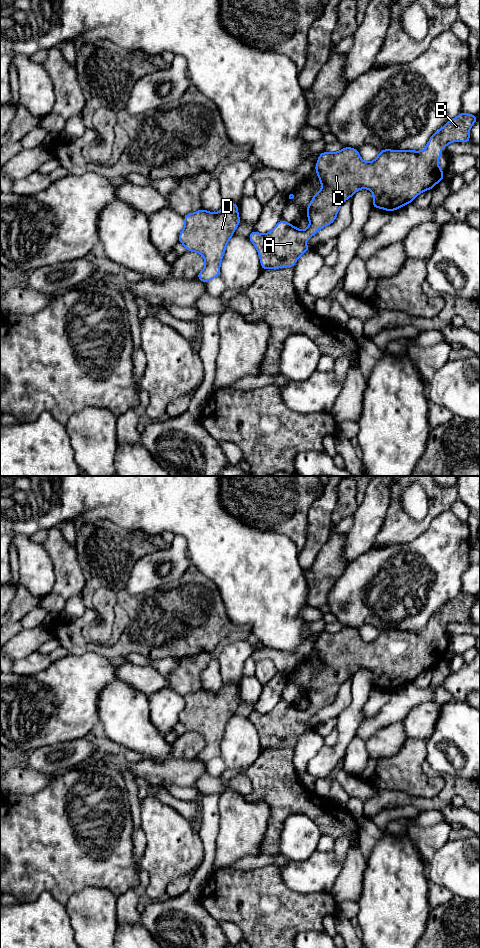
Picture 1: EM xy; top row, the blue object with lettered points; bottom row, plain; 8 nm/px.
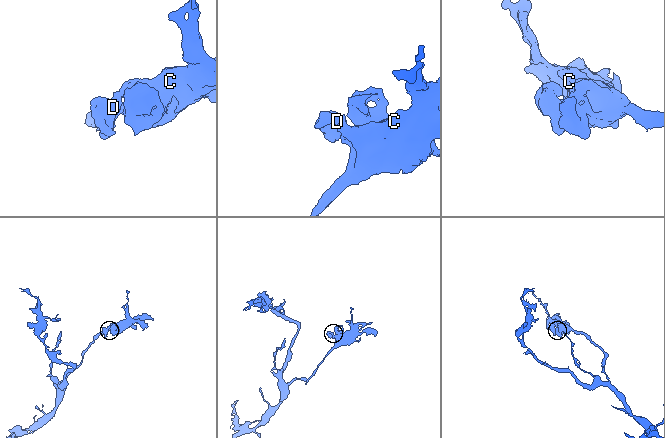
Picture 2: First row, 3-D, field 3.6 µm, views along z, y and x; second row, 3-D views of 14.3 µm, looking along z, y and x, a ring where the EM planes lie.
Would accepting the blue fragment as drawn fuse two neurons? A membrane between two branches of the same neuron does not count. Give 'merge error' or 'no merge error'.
no merge error

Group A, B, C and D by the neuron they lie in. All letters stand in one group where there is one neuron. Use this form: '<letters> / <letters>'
A B C D

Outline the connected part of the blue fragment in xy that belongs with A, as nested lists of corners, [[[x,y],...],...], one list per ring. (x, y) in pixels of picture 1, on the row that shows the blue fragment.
[[[461,112],[430,137],[424,150],[384,149],[372,162],[364,162],[358,150],[351,147],[345,147],[338,152],[320,153],[315,171],[323,187],[313,196],[307,206],[309,227],[301,230],[284,220],[280,220],[266,234],[260,234],[253,230],[249,235],[250,241],[258,251],[262,269],[294,267],[299,257],[310,250],[306,245],[306,241],[314,236],[318,230],[333,223],[341,205],[360,189],[365,188],[373,193],[373,208],[392,212],[412,203],[420,193],[432,189],[443,180],[442,167],[437,164],[441,158],[441,150],[451,142],[469,143],[469,131],[477,119],[478,116]]]

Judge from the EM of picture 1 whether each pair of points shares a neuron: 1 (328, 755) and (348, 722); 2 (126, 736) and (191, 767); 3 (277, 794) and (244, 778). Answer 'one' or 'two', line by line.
1: one
2: two
3: two

